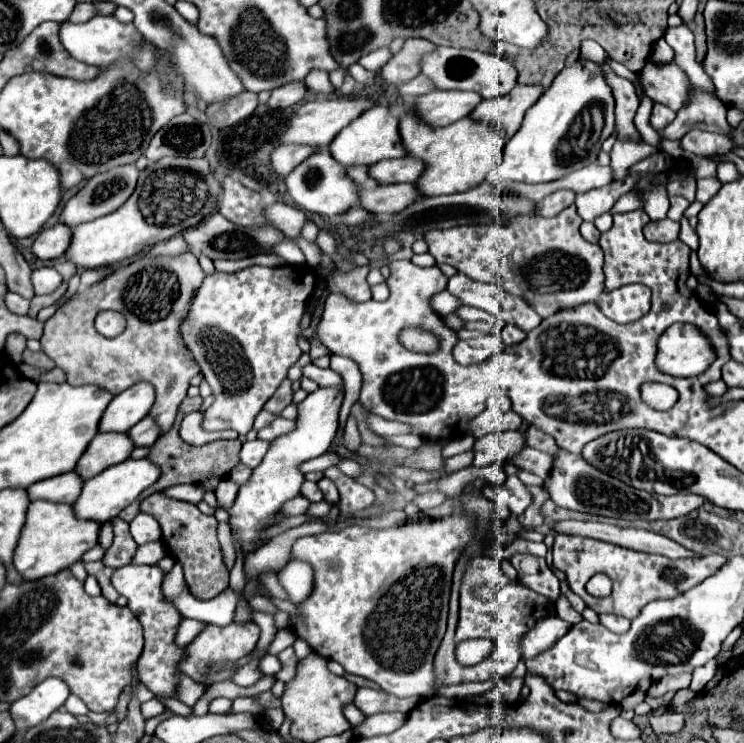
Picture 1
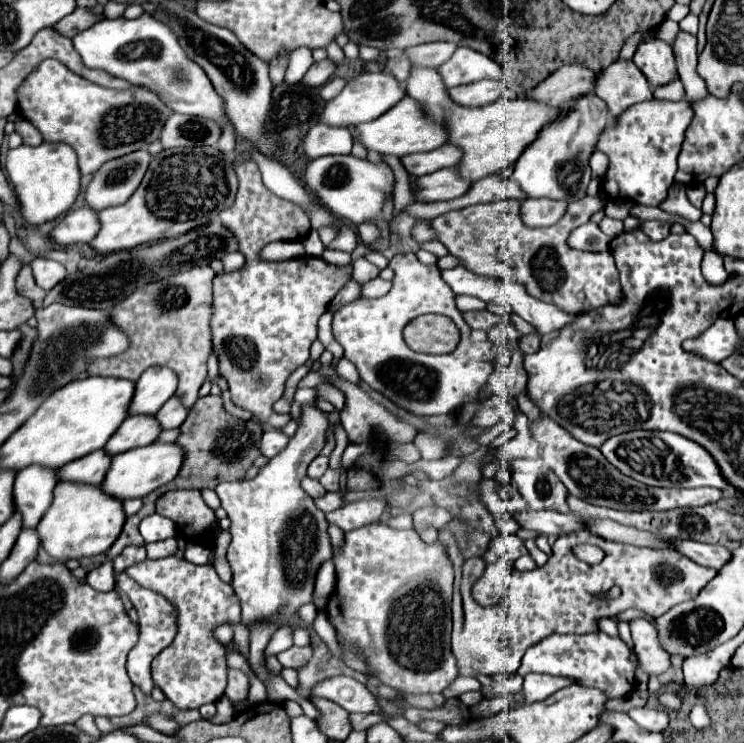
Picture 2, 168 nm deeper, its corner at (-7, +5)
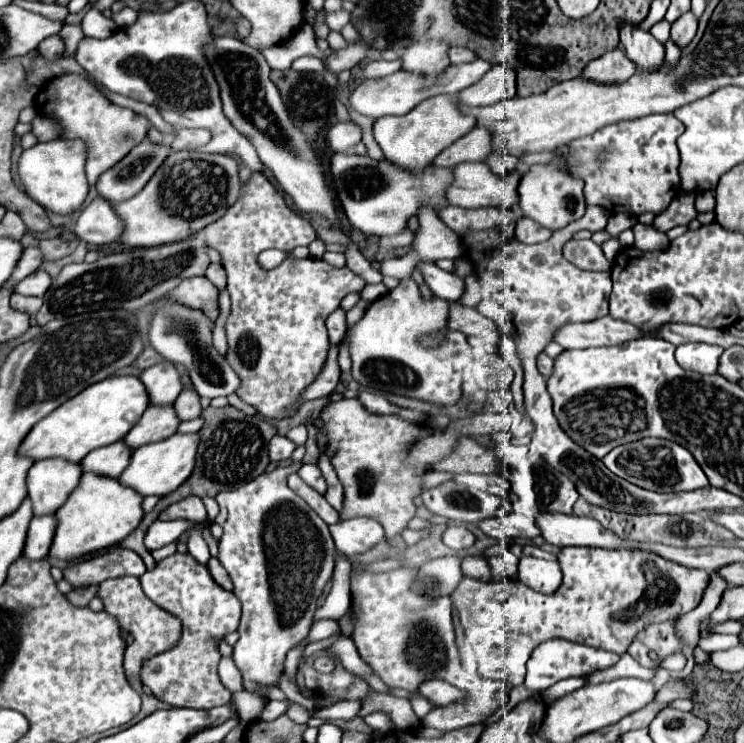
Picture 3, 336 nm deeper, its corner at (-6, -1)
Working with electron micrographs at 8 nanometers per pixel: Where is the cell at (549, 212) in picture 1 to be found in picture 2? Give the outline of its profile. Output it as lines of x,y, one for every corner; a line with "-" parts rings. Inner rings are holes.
529,197
521,203
521,217
525,225
531,227
547,227
557,223
567,209
567,201
547,199
547,197

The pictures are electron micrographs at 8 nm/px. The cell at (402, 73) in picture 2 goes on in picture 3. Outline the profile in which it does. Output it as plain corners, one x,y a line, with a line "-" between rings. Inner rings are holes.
380,59
380,61
368,61
368,63
364,65
362,73
364,73
364,79
374,79
374,77
392,75
392,73
398,71
400,67
402,67
400,59
396,59
396,61
384,61
384,59

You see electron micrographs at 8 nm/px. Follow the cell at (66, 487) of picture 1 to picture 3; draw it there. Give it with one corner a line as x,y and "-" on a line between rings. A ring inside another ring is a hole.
116,441
114,445
106,445
90,451
82,459
82,469
98,475
120,477
120,473
130,463
130,455
132,455
132,449
124,441

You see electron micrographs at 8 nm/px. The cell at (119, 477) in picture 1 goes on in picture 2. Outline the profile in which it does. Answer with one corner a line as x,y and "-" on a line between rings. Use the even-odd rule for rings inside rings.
151,443
147,447
137,447
133,451
119,453
111,459
111,467
101,483
101,491
115,499
141,499
153,489
169,483
183,463
183,453
177,443

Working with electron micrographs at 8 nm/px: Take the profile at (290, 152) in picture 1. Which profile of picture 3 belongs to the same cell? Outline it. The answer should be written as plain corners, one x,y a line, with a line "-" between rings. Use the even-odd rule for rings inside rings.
340,121
328,131
328,145
336,153
350,151
362,139
362,127
354,121

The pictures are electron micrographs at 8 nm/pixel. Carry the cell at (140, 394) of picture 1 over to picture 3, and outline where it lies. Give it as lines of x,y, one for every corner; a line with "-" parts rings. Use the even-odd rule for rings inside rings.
162,361
148,367
146,371
142,371
140,379
146,385
150,401
154,405
170,405
176,401
176,397
182,391
180,373
170,361
168,363

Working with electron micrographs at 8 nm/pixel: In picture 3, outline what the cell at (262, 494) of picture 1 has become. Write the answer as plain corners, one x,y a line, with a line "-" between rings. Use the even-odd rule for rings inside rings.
302,463
276,467
274,471
268,471
256,477
254,481
234,491
224,491
216,497
220,513
214,523
224,529
224,535
218,543
218,559
234,583
234,595
242,603
242,621
238,627
240,639
234,645
232,659
242,673
244,689
264,699
266,687
276,687
284,673
286,653
308,637
310,627
314,623
316,601
334,571
336,547
330,537
328,525
308,507
308,503
294,495
294,491
290,491
290,487
286,485
286,477
298,471
300,465

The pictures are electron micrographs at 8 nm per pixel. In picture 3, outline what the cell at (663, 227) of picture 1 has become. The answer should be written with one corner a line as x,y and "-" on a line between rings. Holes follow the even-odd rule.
636,223
632,231
634,231
634,247
638,247
640,251
660,251
668,245
668,237
656,231
652,225

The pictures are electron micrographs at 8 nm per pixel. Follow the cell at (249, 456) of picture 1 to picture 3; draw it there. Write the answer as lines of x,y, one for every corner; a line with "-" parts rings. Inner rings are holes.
274,435
272,441
270,441
270,459
272,459
272,461
290,459
290,455
292,455
294,449
296,449
296,445
294,445
288,437

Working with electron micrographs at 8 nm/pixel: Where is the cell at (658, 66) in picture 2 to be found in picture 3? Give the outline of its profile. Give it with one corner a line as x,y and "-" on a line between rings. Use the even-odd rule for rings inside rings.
624,21
620,25
620,41
626,49
626,55
638,63
638,69
654,71
664,61
664,45
656,41
650,31
642,31
638,25

